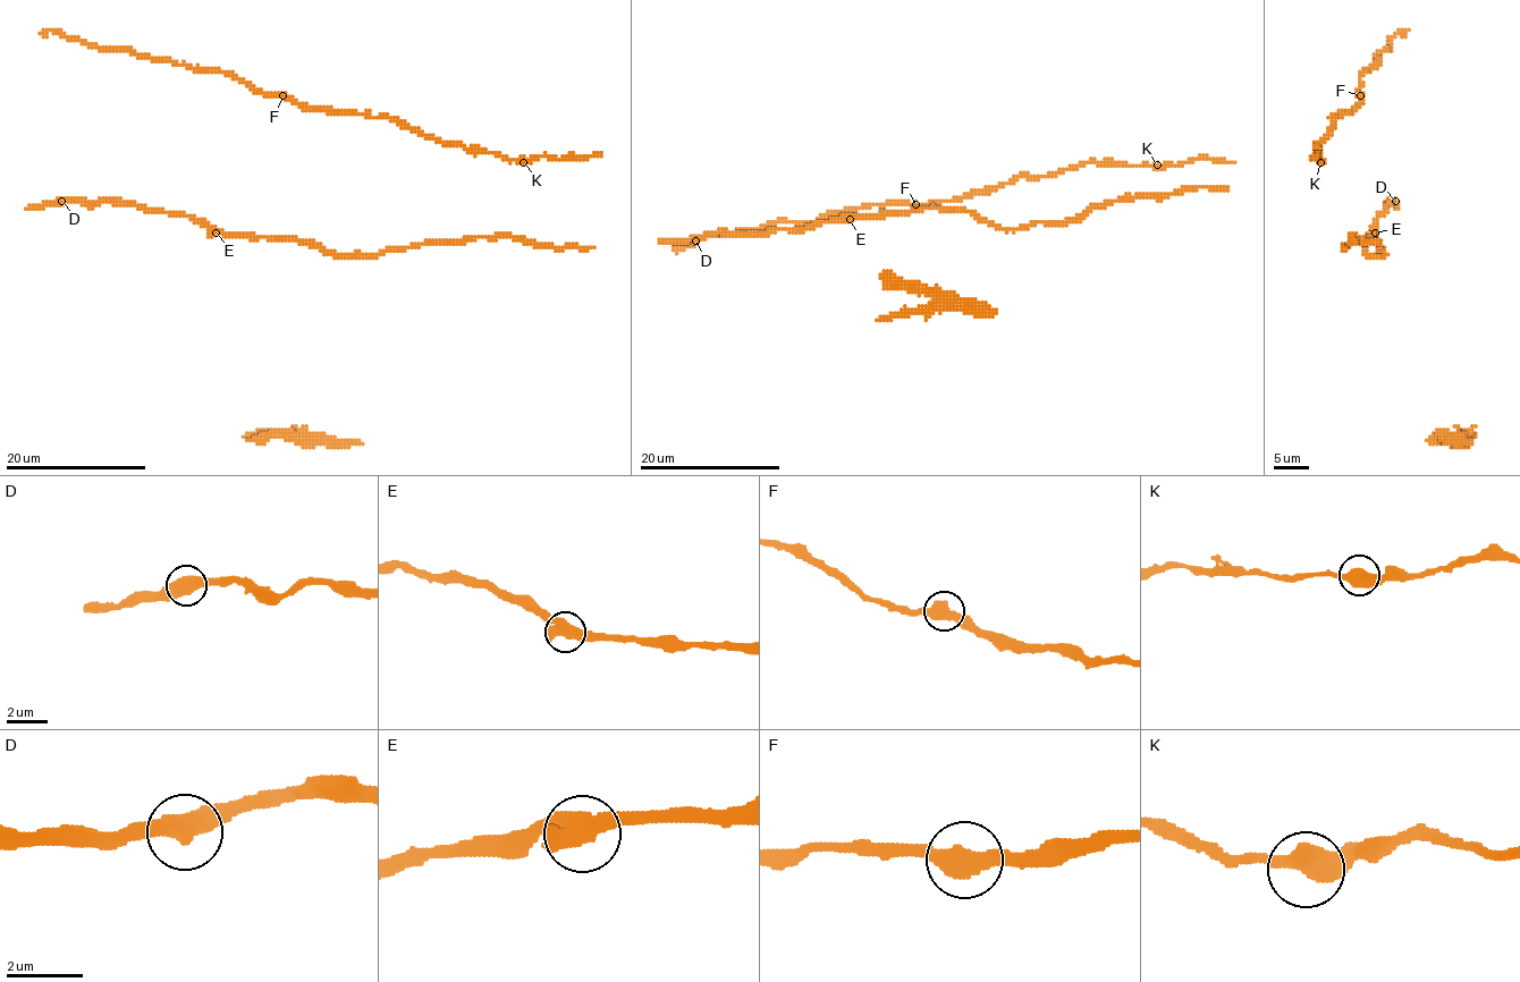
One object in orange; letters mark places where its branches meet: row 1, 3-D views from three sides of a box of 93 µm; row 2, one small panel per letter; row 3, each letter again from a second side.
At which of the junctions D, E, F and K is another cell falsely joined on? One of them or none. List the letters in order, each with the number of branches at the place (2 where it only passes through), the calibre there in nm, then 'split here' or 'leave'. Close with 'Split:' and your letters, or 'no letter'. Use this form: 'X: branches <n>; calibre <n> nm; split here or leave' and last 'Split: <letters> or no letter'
D: branches 2; calibre 550 nm; leave
E: branches 2; calibre 550 nm; leave
F: branches 2; calibre 550 nm; leave
K: branches 2; calibre 550 nm; leave
Split: no letter

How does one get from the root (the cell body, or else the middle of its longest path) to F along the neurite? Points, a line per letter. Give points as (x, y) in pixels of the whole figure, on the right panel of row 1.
F: (1322, 164), (1317, 146), (1331, 130), (1331, 118), (1356, 108), (1360, 95)

